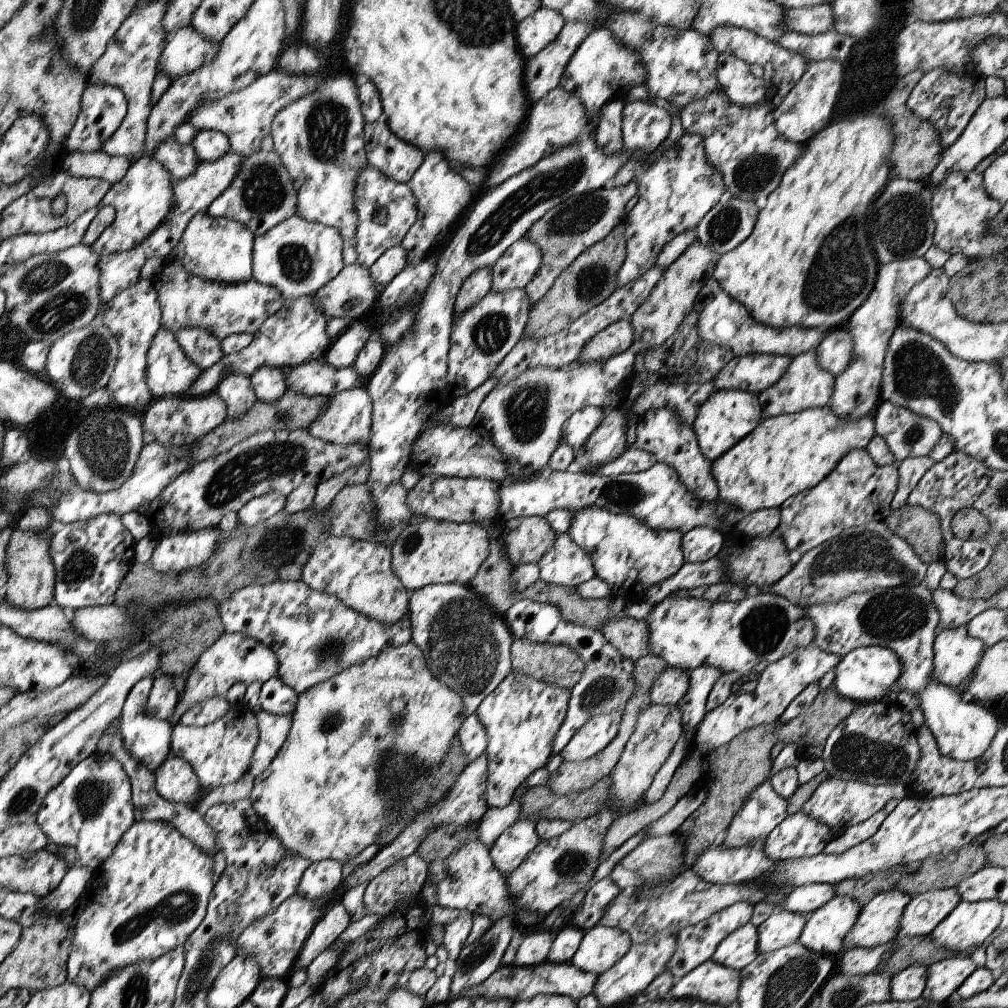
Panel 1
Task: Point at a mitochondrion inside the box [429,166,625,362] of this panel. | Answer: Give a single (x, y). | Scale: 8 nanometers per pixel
(576, 218)

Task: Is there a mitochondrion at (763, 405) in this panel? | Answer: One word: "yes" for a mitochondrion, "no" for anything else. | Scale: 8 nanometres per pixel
no

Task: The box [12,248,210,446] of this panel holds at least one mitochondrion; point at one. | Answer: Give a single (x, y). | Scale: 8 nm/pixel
(56, 304)

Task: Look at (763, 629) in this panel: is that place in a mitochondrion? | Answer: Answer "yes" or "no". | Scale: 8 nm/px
yes

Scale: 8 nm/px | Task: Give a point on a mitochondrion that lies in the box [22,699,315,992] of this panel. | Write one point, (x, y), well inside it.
(179, 906)

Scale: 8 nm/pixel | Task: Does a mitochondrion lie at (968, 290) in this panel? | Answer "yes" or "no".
no

